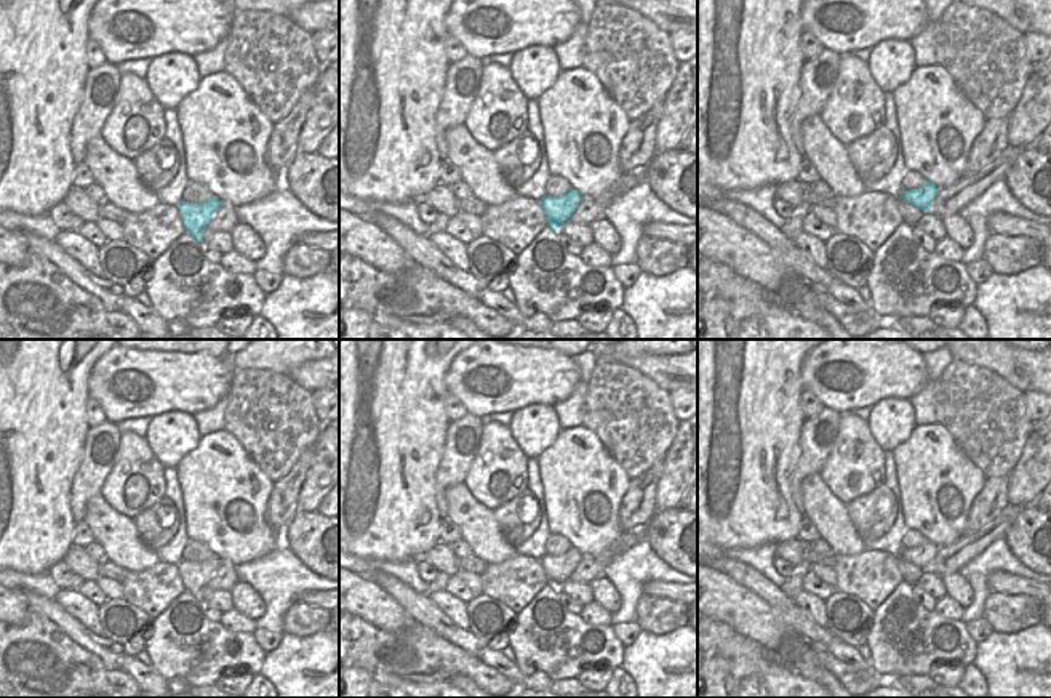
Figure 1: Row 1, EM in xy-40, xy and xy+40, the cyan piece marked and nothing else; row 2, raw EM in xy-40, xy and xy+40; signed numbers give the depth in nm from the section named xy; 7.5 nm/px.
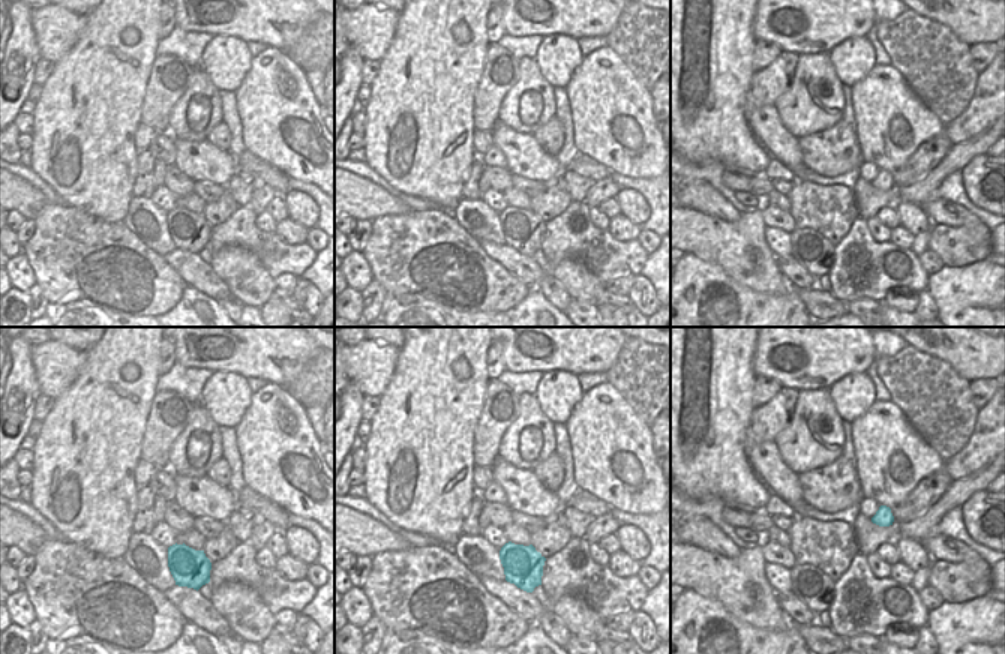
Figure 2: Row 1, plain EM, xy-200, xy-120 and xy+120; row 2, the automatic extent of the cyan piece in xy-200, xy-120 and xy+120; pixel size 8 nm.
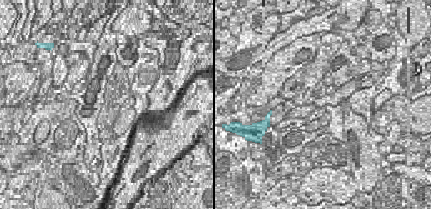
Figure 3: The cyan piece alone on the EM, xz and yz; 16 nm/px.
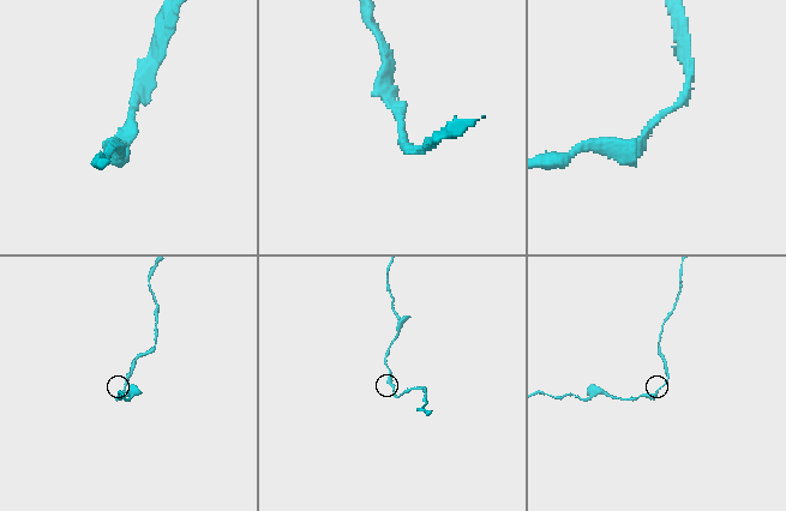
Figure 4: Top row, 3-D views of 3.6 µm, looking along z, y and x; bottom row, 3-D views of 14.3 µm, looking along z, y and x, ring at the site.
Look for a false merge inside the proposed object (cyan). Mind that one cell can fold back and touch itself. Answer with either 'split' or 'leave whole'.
split

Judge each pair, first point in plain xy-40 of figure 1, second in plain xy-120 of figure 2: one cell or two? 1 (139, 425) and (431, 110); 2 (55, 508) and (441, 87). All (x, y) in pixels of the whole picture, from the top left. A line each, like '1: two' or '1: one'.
1: one
2: one

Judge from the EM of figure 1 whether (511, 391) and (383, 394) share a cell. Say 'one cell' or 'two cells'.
two cells

